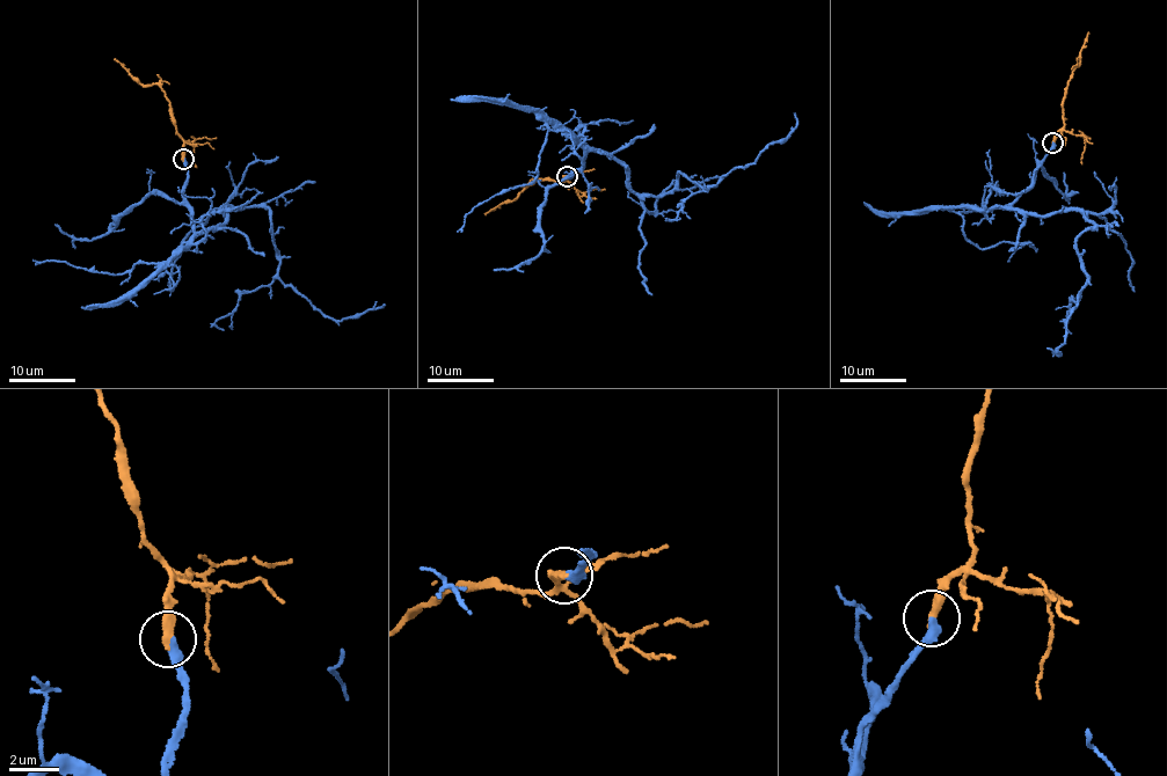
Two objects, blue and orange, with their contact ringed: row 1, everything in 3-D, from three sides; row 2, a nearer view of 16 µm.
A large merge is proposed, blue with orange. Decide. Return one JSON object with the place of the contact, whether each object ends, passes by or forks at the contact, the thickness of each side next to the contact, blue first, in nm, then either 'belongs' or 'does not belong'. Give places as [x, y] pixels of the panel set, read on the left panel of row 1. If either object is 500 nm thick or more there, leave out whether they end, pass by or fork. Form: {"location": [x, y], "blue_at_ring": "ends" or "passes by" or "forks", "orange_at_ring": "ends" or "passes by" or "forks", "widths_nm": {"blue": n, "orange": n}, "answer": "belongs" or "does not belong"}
{"location": [183, 159], "blue_at_ring": "ends", "orange_at_ring": "ends", "widths_nm": {"blue": 420, "orange": 360}, "answer": "belongs"}

